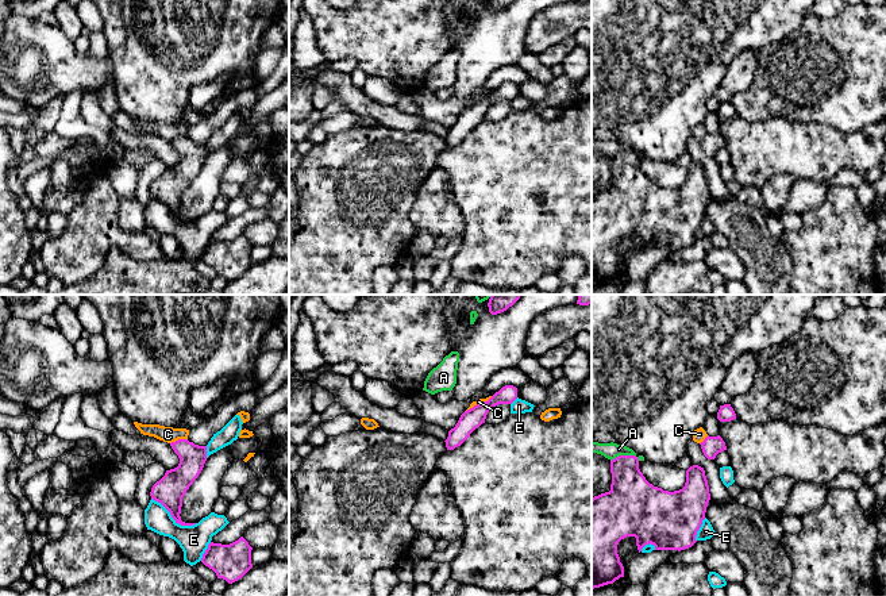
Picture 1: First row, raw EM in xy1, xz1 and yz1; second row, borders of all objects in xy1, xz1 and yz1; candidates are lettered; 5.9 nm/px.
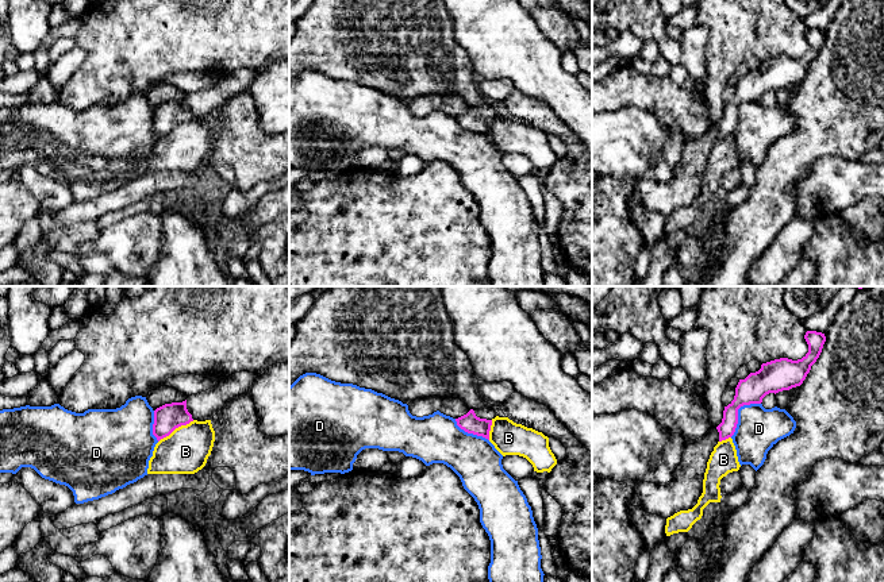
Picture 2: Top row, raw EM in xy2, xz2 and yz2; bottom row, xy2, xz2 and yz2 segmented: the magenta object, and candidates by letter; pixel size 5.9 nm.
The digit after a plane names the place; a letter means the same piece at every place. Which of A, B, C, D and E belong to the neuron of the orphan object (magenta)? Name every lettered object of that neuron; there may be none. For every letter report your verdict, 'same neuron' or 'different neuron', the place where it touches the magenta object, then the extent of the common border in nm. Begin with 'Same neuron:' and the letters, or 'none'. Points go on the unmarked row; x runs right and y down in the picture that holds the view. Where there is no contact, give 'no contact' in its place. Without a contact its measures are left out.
Same neuron: none
A: different neuron; meets magenta in yz1 at (624, 153); contact 180 nm long
B: different neuron; meets magenta in xy2 at (176, 124); contact 260 nm long
C: different neuron; meets magenta in xy1 at (178, 137); contact 110 nm long
D: different neuron; meets magenta in yz2 at (737, 110); contact 280 nm long
E: different neuron; meets magenta in xy1 at (173, 215); contact 320 nm long

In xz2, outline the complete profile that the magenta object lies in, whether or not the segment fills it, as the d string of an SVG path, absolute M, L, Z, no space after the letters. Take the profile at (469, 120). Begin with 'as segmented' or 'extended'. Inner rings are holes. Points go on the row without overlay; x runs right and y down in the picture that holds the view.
extended | M470 107L466 112L456 116L457 123L468 131L483 134L489 138L489 128L496 109L491 107Z

